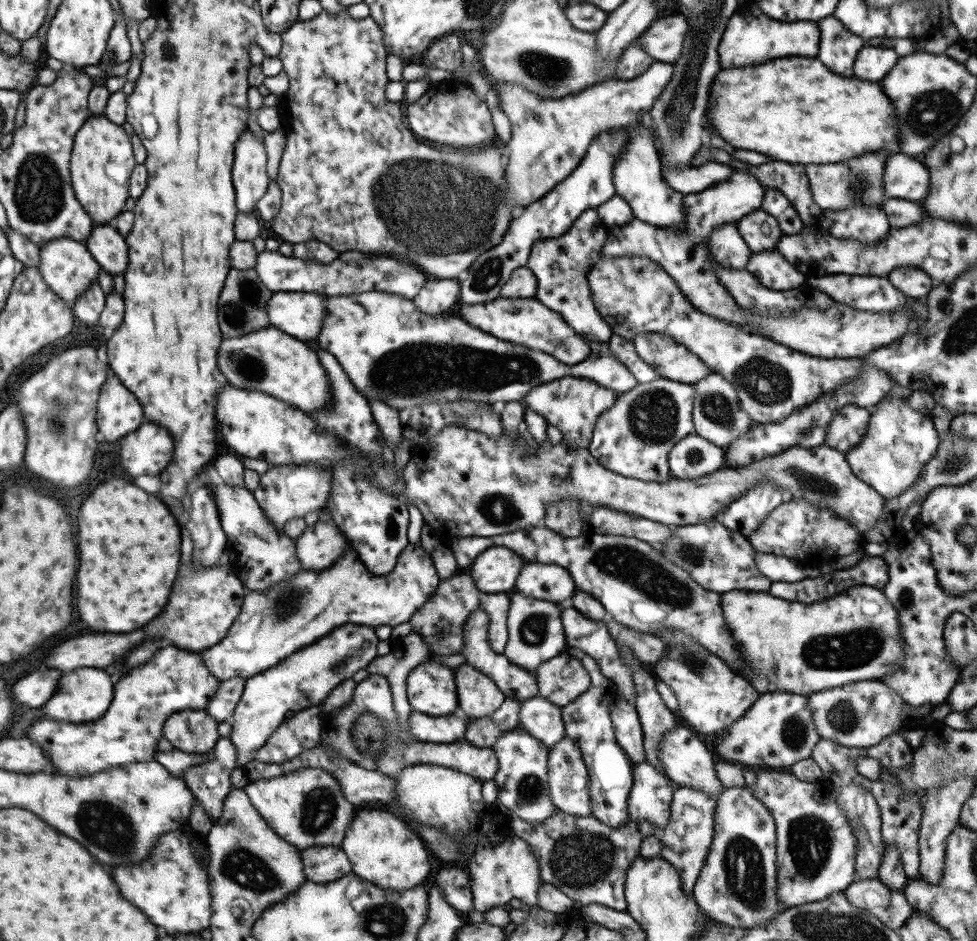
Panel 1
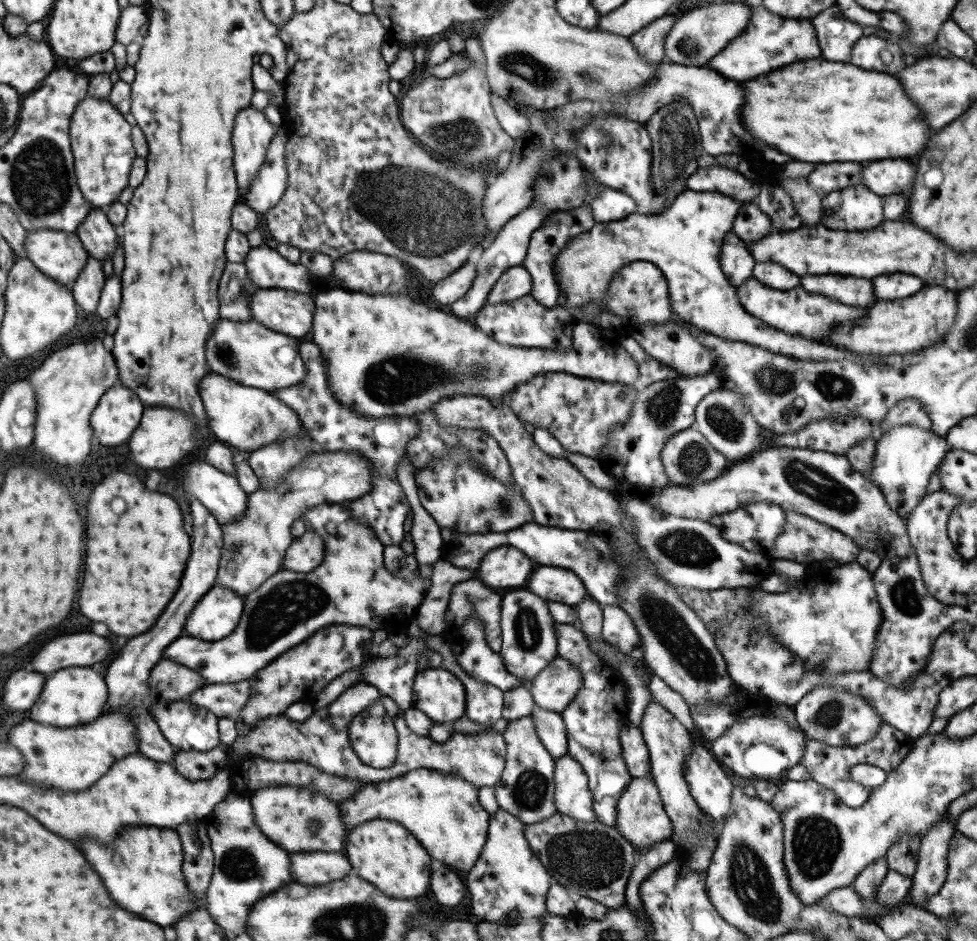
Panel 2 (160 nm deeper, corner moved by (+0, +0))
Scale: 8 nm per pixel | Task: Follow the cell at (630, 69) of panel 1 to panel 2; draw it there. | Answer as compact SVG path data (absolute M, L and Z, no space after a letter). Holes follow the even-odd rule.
M663 16L653 20L651 23L641 28L641 31L628 37L628 40L636 48L639 56L649 64L663 62L664 56L664 38L671 31L675 23L673 16Z

